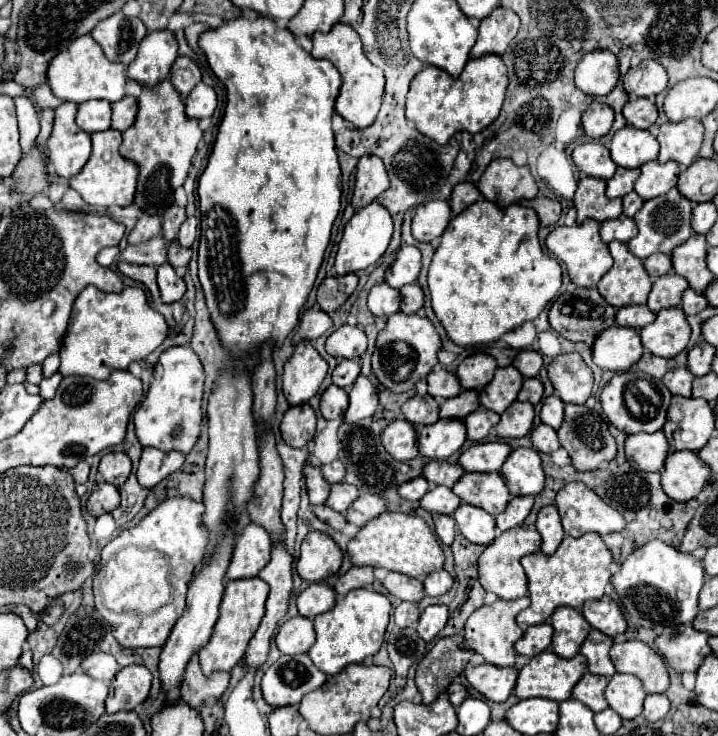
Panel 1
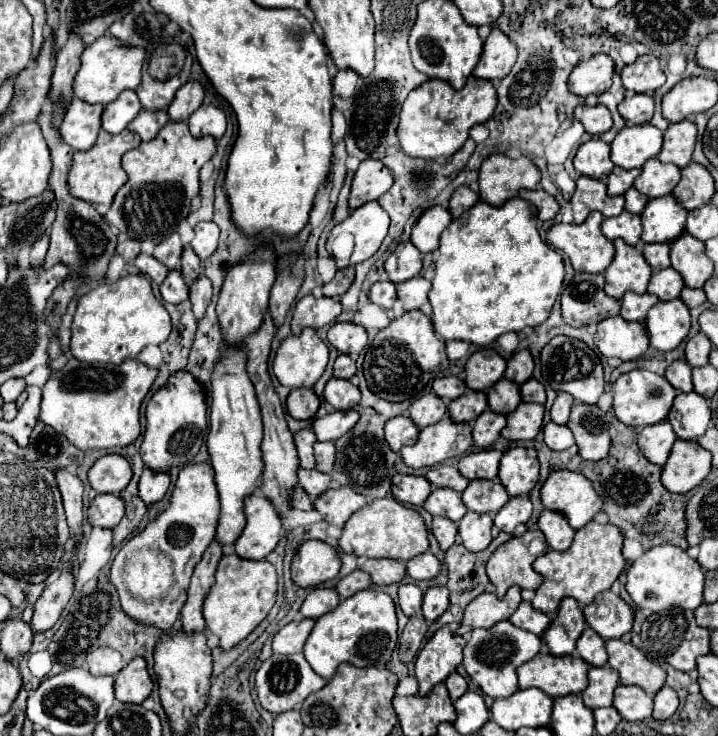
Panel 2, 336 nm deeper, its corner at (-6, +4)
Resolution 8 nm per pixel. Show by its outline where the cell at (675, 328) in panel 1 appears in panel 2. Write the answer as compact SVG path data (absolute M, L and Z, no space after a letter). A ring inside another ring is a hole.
M680 298L658 302L650 308L646 318L646 332L652 348L674 350L688 336L688 330L690 312Z

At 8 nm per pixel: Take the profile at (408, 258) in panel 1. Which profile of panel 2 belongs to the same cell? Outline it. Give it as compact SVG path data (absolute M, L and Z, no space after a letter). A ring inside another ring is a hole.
M402 242L384 262L386 274L394 284L410 280L422 270L422 252L412 242Z

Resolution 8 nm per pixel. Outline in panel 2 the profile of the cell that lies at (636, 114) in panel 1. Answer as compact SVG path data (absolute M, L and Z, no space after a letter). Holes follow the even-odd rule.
M632 94L618 104L618 112L628 124L646 124L654 114L654 100L648 94Z

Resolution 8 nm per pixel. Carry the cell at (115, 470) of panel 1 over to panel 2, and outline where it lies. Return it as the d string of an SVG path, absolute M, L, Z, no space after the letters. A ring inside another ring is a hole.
M106 454L94 462L94 466L88 470L90 486L96 492L110 492L118 494L122 492L132 478L130 462L124 456L118 454Z

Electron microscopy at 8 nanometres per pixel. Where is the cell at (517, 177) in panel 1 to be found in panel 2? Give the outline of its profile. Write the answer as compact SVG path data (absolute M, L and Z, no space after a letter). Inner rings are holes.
M492 154L482 162L478 182L480 182L480 198L492 206L500 206L500 204L504 204L504 200L518 196L518 190L522 190L522 188L536 190L538 182L540 182L540 170L526 156L512 160L504 154Z

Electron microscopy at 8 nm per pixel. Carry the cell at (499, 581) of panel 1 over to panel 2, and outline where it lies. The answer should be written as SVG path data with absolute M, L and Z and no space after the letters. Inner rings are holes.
M528 530L502 544L486 564L488 578L496 586L496 596L502 598L510 586L536 590L544 578L532 568L532 562L547 551L548 544L540 530Z

